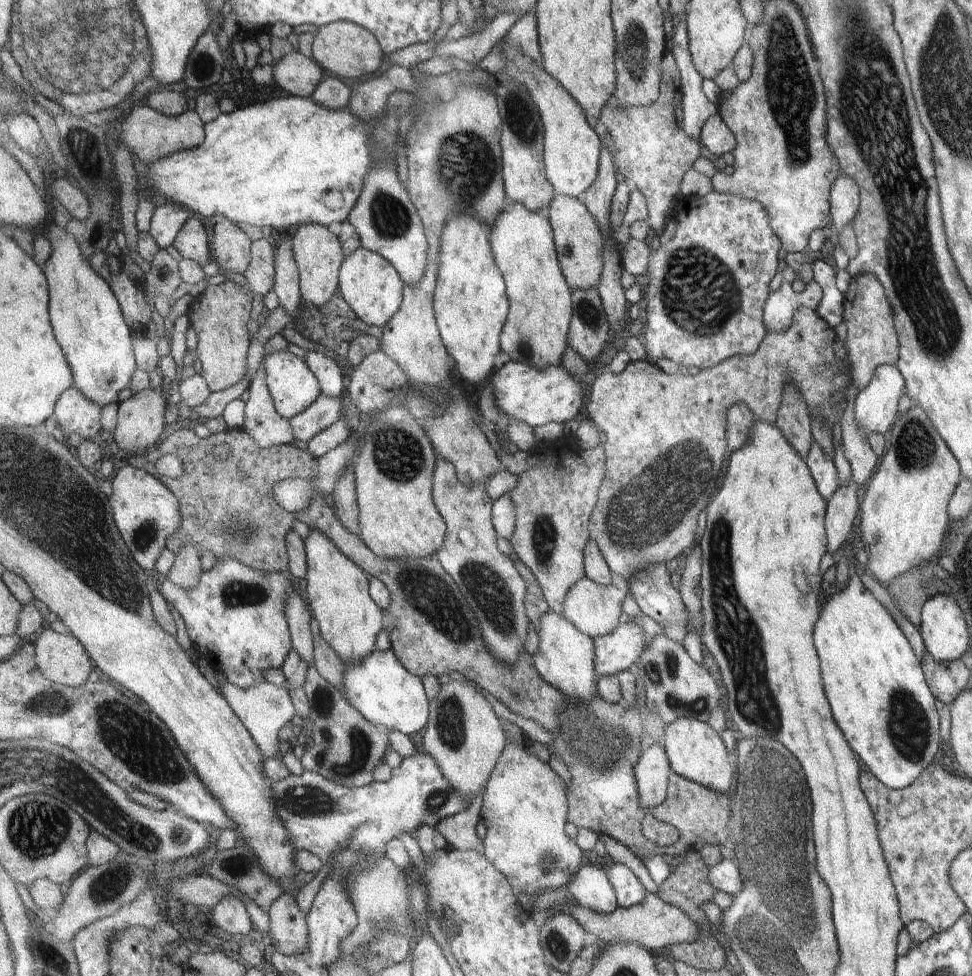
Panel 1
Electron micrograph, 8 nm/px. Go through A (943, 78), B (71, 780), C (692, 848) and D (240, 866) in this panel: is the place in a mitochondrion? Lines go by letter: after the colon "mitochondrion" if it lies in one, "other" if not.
A: mitochondrion
B: mitochondrion
C: other
D: mitochondrion

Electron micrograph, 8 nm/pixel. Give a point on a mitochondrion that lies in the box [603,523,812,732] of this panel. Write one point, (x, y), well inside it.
(664, 671)

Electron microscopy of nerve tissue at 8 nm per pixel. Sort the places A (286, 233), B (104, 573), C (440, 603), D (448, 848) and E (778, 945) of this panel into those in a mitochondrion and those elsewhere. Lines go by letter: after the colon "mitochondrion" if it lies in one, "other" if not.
A: other
B: mitochondrion
C: mitochondrion
D: other
E: mitochondrion

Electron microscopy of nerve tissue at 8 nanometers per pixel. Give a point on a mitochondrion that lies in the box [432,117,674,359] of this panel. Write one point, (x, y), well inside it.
(476, 161)

